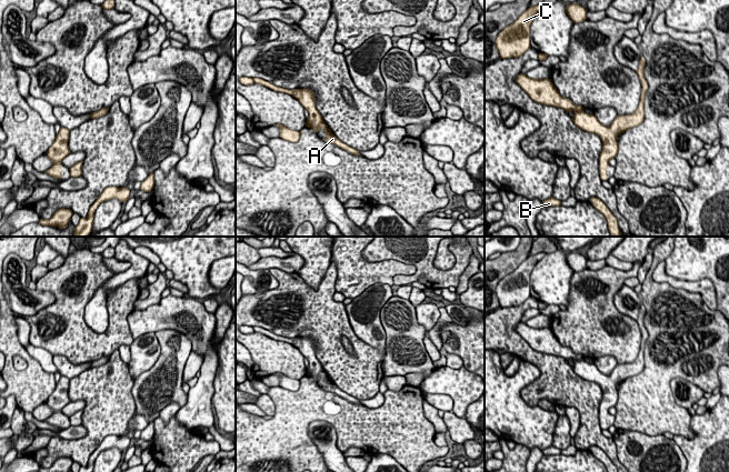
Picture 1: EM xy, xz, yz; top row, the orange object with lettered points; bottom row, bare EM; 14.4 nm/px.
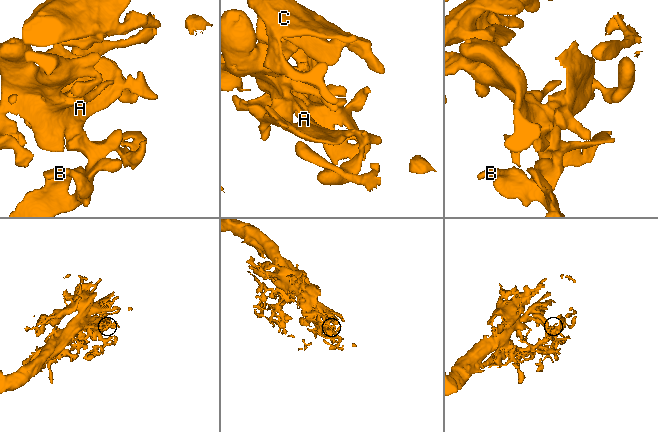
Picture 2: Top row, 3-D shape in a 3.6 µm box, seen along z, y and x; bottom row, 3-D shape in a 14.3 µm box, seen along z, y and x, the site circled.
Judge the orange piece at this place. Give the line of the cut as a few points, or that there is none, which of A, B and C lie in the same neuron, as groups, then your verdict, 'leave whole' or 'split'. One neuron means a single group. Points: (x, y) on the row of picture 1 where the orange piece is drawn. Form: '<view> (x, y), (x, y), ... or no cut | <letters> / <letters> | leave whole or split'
yz (610, 127), (608, 136), (601, 140) | A B / C | split

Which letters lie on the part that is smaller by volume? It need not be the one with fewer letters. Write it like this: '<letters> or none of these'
A, B

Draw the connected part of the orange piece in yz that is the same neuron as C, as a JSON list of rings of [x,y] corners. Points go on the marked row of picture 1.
[[[543,3],[528,8],[512,24],[506,27],[497,36],[496,46],[500,59],[520,57],[531,48],[530,26],[543,8]]]

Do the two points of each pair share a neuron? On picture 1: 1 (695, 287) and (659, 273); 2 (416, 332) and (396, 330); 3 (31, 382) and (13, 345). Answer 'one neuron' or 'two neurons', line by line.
1: one neuron
2: one neuron
3: one neuron

